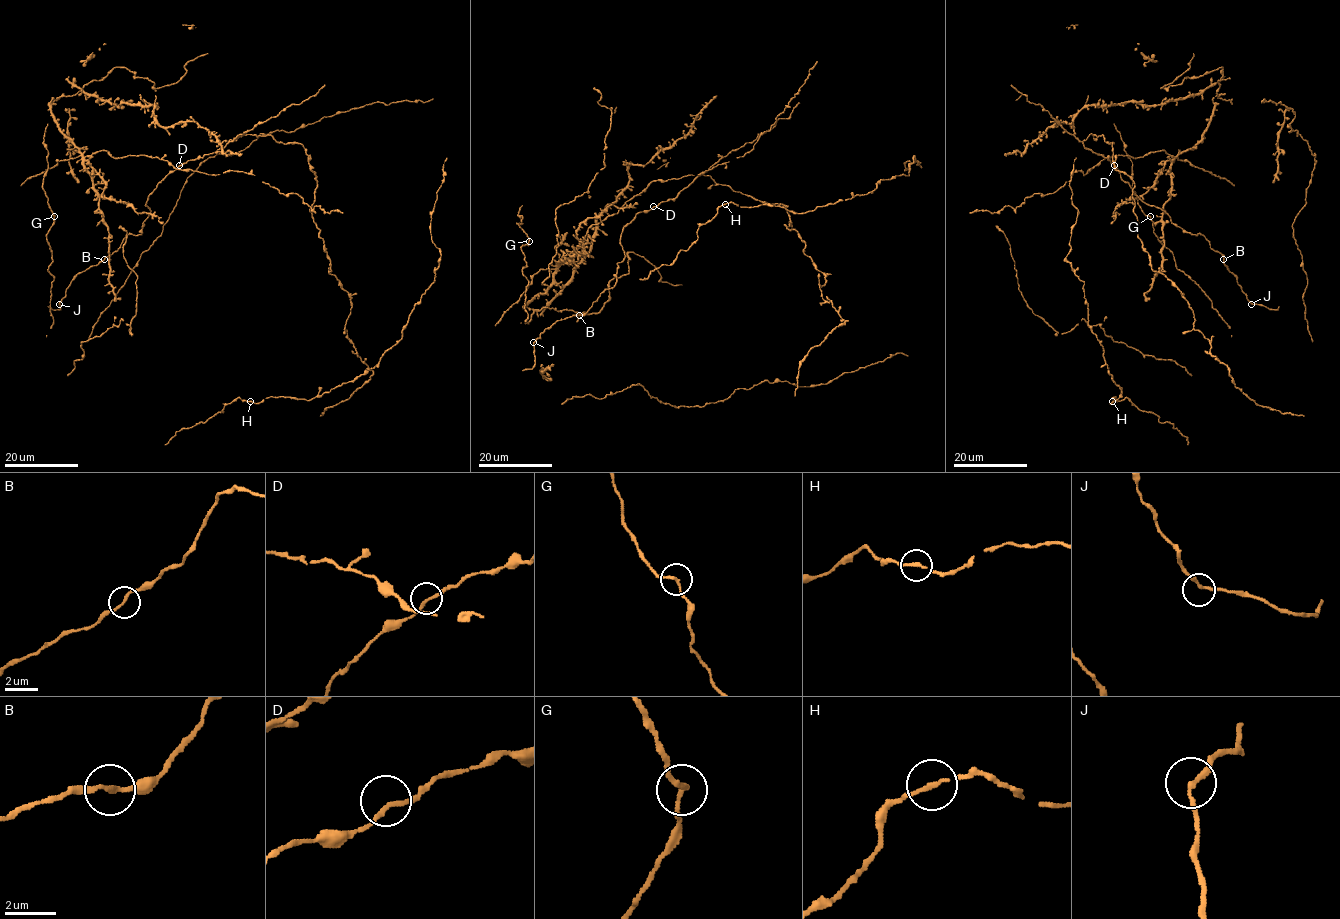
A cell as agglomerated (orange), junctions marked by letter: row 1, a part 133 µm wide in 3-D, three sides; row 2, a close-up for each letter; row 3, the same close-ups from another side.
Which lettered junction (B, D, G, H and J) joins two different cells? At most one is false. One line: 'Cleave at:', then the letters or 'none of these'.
Cleave at: none of these

